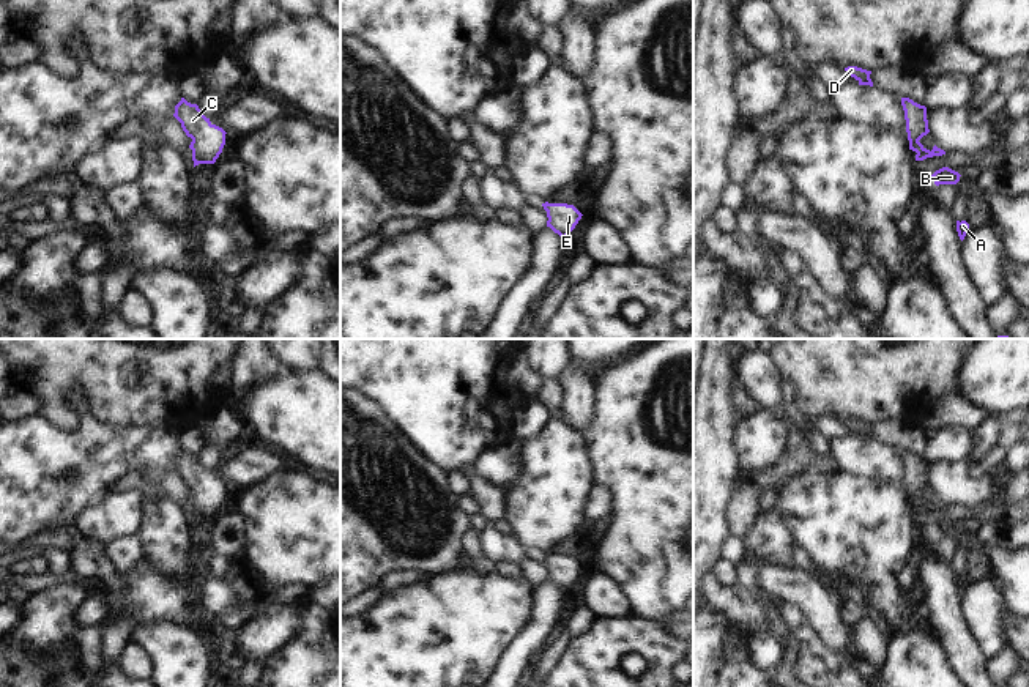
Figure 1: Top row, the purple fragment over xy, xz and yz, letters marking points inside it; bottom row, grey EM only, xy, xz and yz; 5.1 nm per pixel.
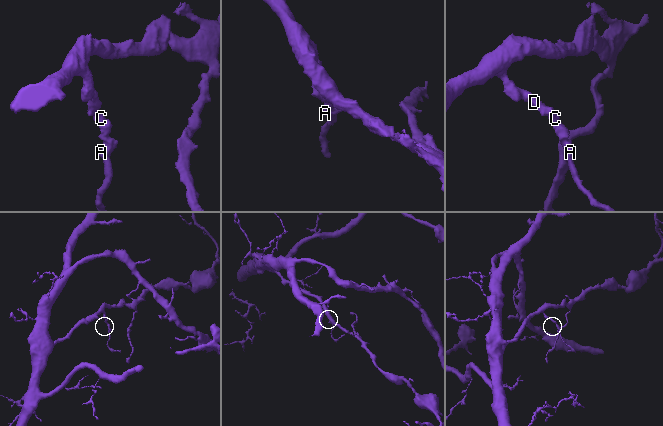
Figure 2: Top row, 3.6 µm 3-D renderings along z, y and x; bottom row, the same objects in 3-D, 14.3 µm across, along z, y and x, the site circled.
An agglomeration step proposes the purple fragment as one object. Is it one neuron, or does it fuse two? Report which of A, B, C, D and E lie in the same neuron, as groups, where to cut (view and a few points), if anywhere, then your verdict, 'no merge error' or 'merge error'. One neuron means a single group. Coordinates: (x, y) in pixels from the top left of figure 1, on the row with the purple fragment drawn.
A B C D E; no cut; no merge error

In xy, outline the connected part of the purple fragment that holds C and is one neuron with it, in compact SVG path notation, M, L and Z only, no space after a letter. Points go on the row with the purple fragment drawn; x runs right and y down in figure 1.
M184 98L175 106L173 117L181 123L183 131L192 139L194 167L199 164L214 164L225 145L225 131L210 121L197 104Z

